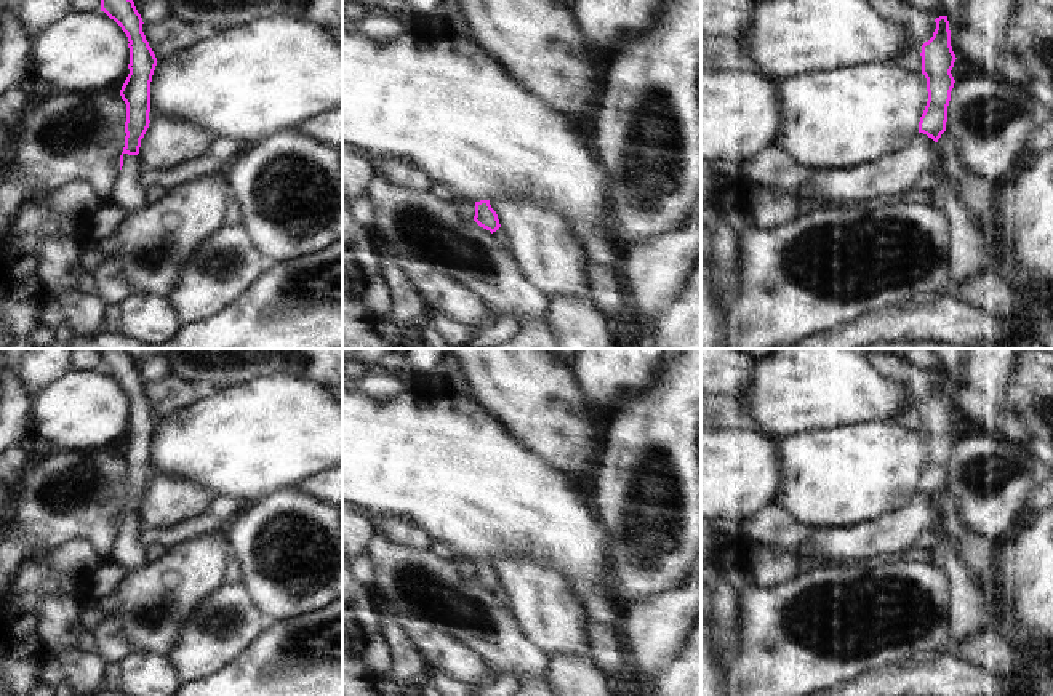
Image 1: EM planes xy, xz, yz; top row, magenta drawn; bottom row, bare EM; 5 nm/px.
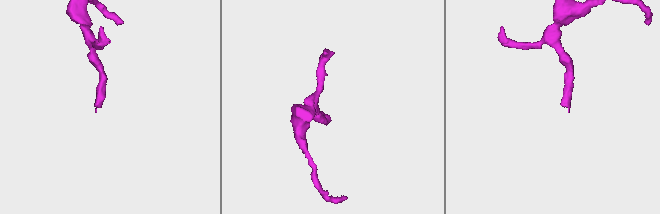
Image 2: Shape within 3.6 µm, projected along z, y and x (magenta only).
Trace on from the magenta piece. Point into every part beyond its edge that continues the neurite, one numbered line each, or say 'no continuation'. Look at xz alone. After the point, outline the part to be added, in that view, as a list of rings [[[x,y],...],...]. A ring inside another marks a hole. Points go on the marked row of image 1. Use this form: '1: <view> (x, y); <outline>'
no continuation

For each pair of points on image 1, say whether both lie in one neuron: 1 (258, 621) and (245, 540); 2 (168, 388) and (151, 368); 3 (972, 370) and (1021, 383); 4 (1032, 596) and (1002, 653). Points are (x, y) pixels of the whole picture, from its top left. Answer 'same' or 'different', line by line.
1: different
2: different
3: different
4: different

